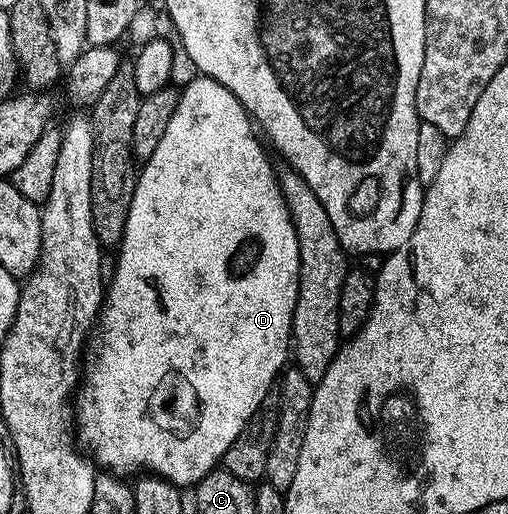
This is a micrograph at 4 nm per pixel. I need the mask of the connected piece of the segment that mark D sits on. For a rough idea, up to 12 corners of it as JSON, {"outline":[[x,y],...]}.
{"outline":[[197,74],[139,168],[92,368],[105,472],[217,470],[289,362],[298,237]]}

